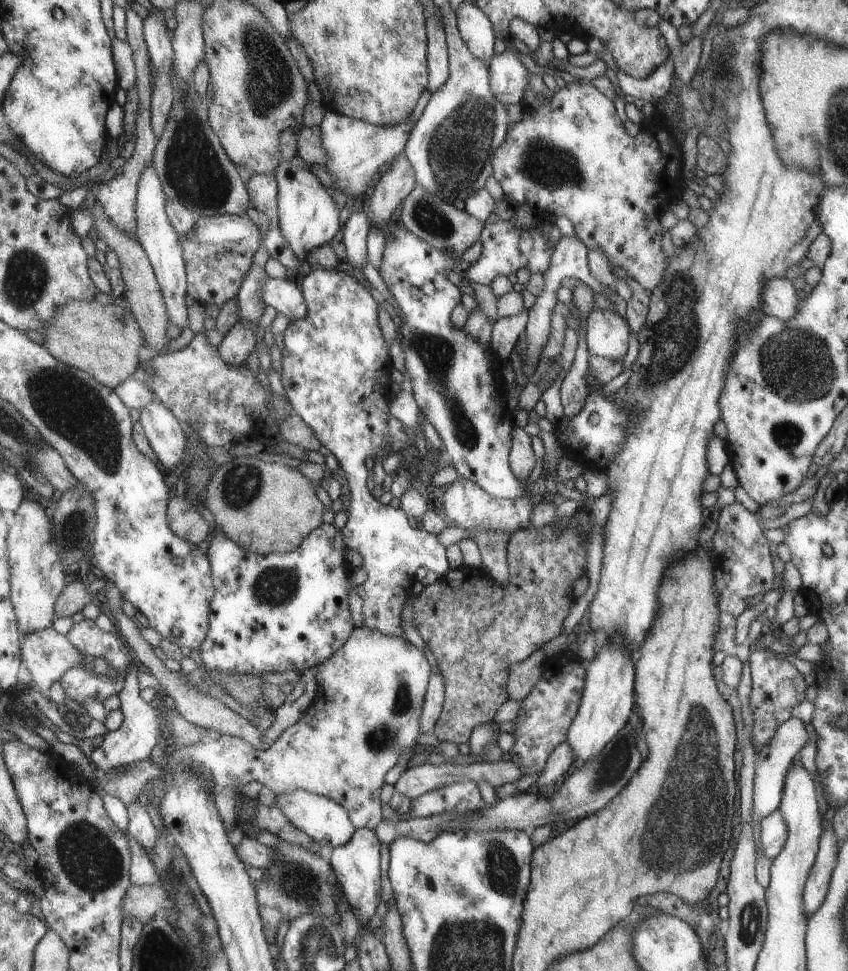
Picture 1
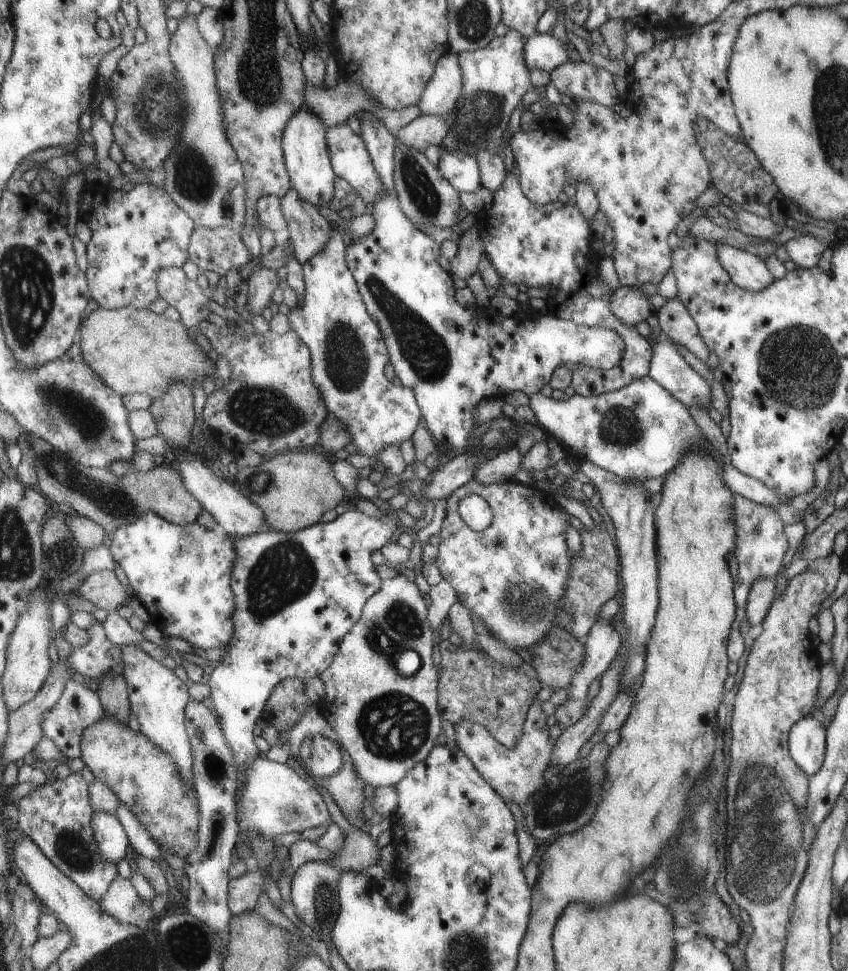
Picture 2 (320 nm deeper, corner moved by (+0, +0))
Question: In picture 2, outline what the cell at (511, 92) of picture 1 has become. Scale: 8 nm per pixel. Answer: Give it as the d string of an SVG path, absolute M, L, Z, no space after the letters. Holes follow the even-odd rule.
M550 32L535 33L524 46L526 67L549 72L568 60L568 46L557 40Z

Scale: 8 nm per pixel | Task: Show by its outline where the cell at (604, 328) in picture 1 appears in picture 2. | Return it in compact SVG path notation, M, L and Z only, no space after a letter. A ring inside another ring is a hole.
M618 287L613 291L612 313L627 326L633 327L639 321L645 320L653 314L654 309L637 287Z

